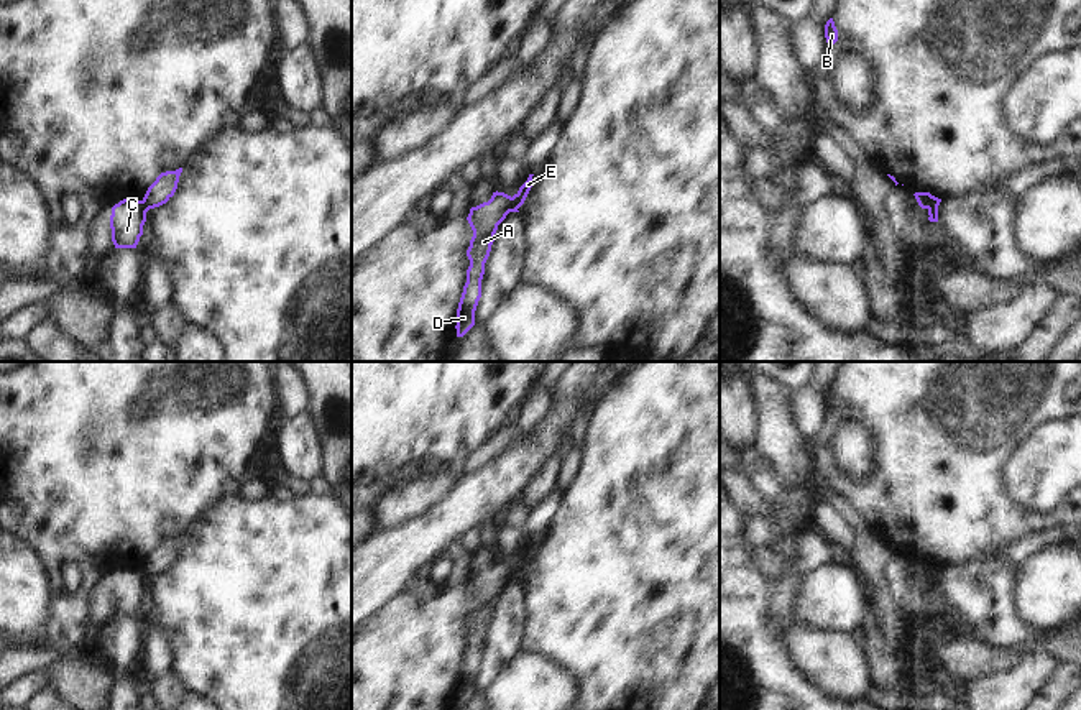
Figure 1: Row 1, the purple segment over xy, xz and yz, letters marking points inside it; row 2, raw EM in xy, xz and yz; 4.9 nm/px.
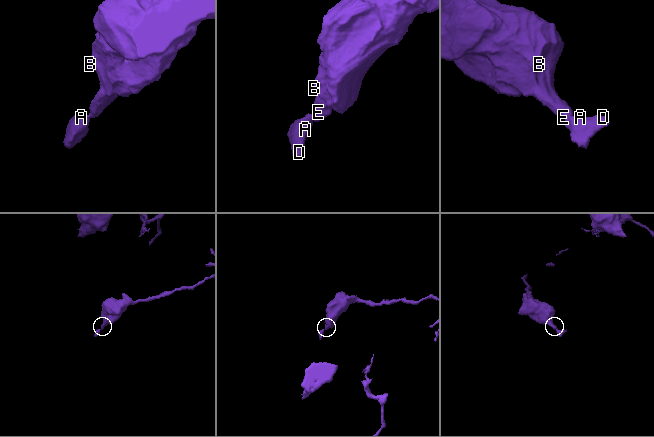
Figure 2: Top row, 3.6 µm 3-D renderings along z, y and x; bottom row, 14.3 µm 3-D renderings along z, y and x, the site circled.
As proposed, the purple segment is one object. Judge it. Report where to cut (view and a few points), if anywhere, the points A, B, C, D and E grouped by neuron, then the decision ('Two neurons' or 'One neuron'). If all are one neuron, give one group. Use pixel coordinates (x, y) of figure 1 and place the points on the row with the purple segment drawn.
Split along xz (510, 198), (513, 211). Groups: A C D / B E. Two neurons

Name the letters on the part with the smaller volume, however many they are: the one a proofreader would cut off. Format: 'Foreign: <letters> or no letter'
Foreign: A, C, D

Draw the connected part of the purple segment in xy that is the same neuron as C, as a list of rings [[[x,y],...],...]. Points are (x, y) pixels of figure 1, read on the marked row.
[[[126,197],[112,207],[110,228],[115,248],[136,248],[146,222],[143,201]]]

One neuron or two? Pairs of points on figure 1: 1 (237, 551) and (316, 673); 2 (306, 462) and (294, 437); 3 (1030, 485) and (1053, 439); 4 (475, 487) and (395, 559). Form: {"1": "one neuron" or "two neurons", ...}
{"1": "one neuron", "2": "one neuron", "3": "one neuron", "4": "one neuron"}

